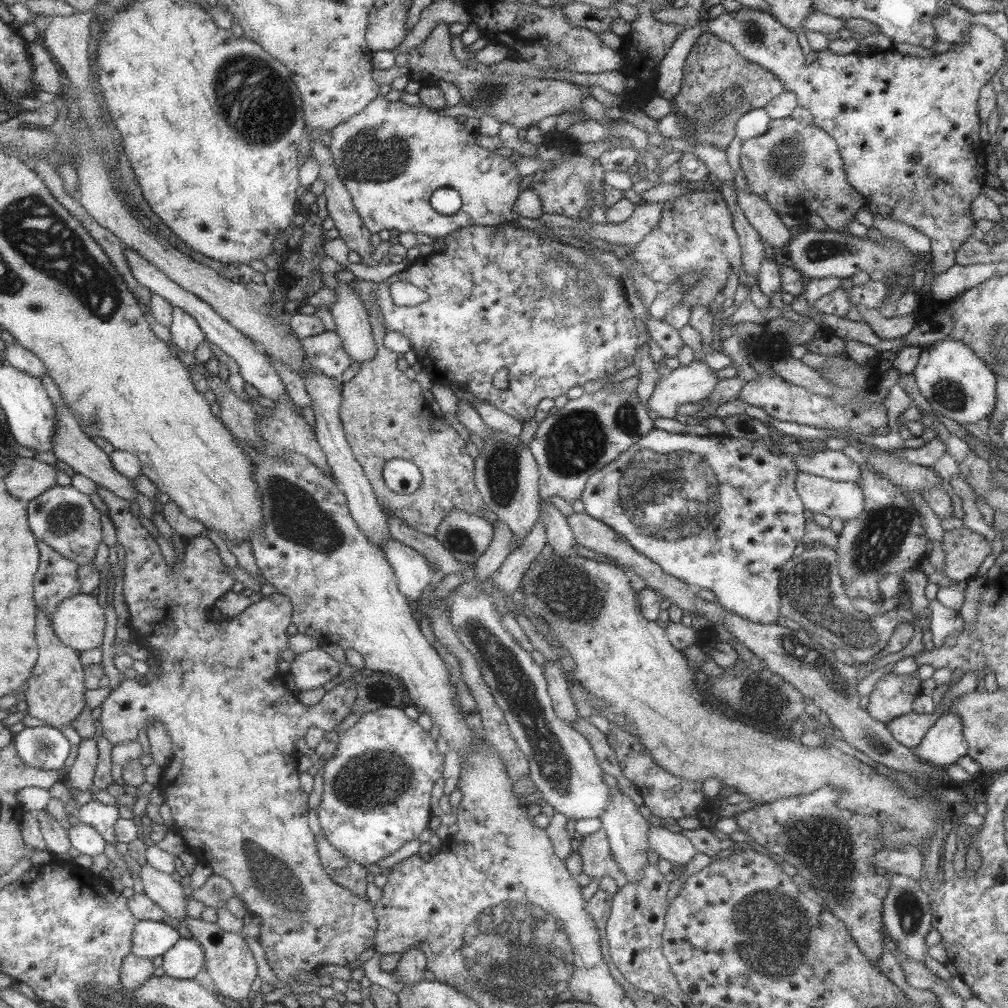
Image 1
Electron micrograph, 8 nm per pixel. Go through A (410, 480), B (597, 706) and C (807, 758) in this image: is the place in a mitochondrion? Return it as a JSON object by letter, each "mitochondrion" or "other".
{"A":"other","B":"other","C":"other"}

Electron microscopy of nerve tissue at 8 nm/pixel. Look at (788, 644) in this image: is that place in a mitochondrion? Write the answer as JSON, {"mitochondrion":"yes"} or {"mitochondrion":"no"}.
{"mitochondrion":"yes"}

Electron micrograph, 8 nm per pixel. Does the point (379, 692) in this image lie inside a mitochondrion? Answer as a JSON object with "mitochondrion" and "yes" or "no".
{"mitochondrion":"yes"}

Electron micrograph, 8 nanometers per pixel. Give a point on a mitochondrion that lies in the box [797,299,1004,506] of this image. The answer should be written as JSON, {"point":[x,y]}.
{"point":[949,393]}

